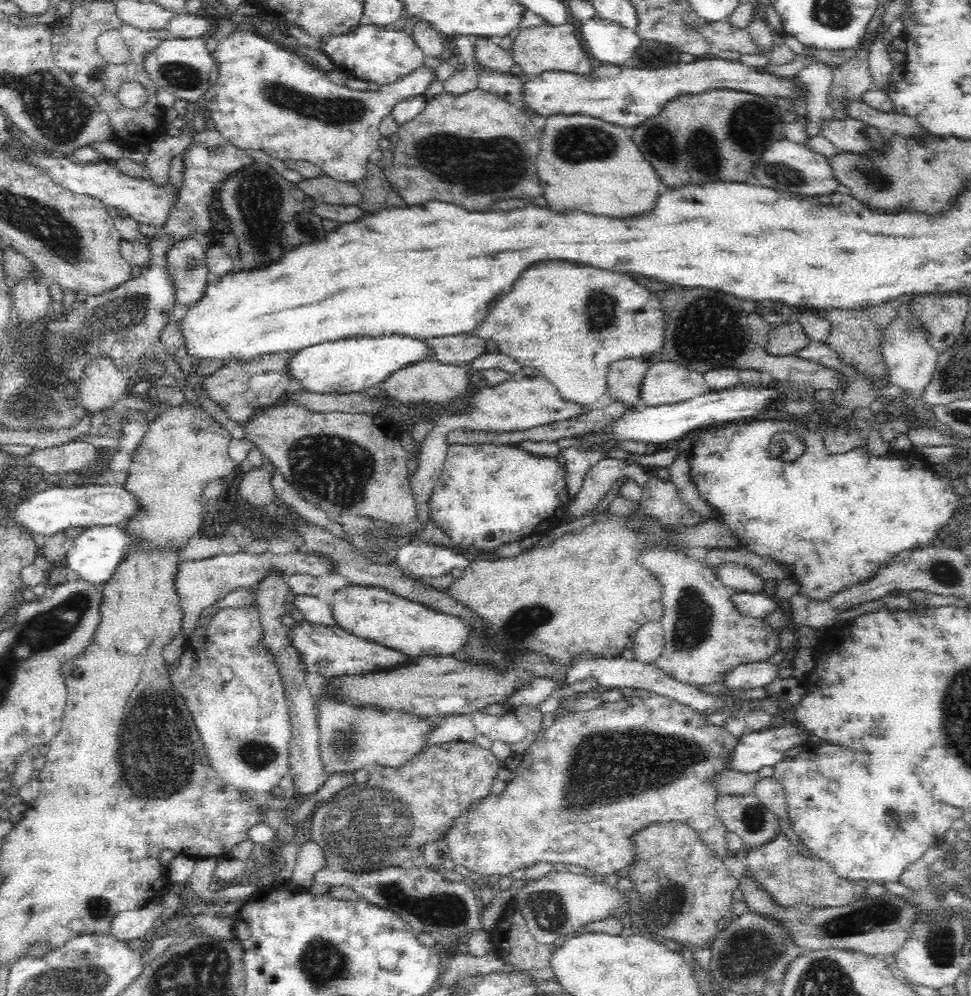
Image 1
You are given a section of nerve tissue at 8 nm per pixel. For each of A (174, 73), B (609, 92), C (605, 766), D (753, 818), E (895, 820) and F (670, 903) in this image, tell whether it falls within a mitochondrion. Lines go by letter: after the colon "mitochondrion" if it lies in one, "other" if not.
A: mitochondrion
B: other
C: mitochondrion
D: mitochondrion
E: mitochondrion
F: mitochondrion

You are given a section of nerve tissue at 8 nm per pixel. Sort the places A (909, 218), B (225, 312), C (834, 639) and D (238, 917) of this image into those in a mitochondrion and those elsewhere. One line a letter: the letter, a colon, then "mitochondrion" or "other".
A: other
B: other
C: other
D: other

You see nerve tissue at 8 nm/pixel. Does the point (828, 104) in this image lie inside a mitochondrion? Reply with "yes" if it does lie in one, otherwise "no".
no

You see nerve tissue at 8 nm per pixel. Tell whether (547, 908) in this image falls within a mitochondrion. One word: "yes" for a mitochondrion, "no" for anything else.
yes

